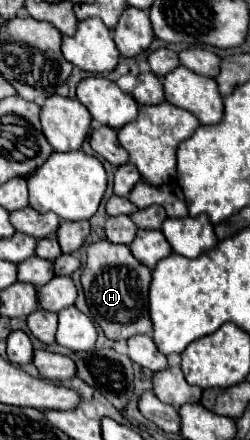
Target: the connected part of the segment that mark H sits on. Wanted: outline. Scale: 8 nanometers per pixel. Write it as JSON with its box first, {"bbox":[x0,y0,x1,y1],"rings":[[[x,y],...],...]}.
{"bbox":[82,240,152,340],"rings":[[[100,240],[90,244],[86,250],[88,262],[82,272],[82,286],[92,320],[100,324],[110,340],[128,340],[136,334],[152,334],[152,320],[148,312],[150,270],[132,256],[128,246],[116,246],[108,240]]]}

